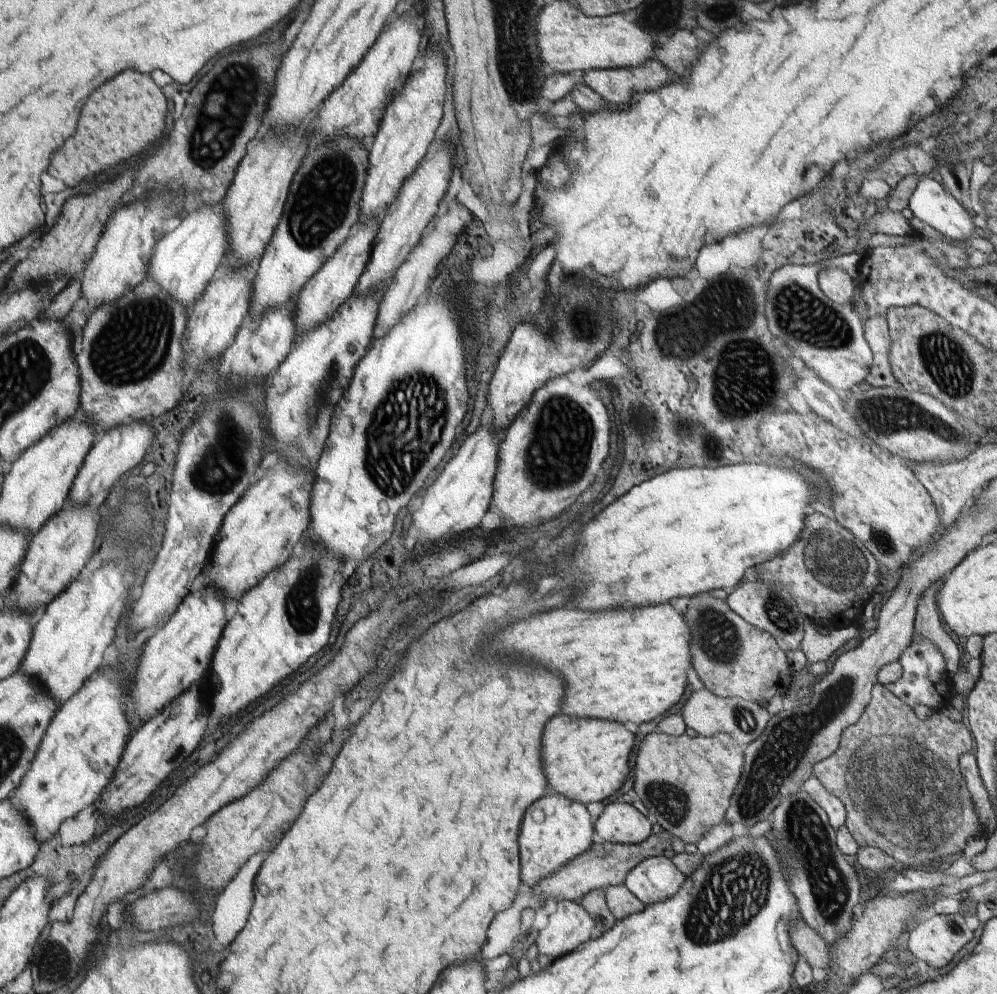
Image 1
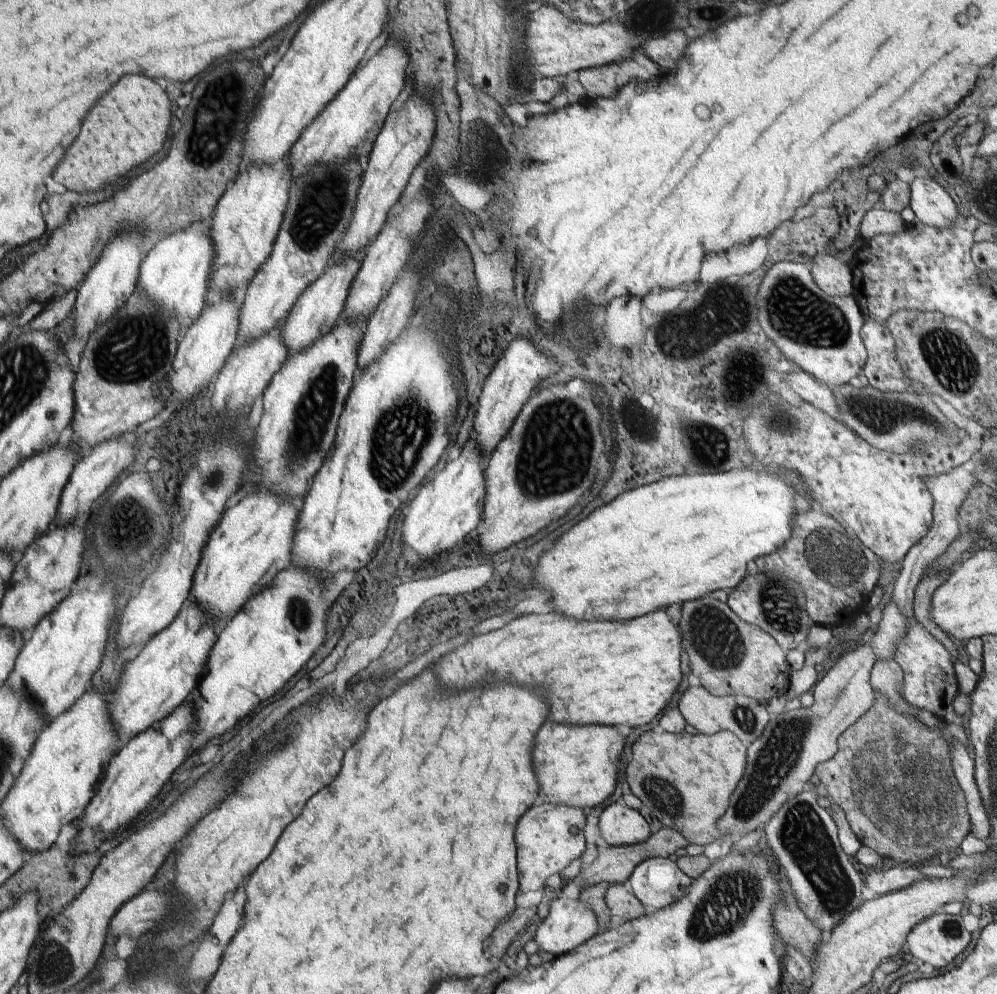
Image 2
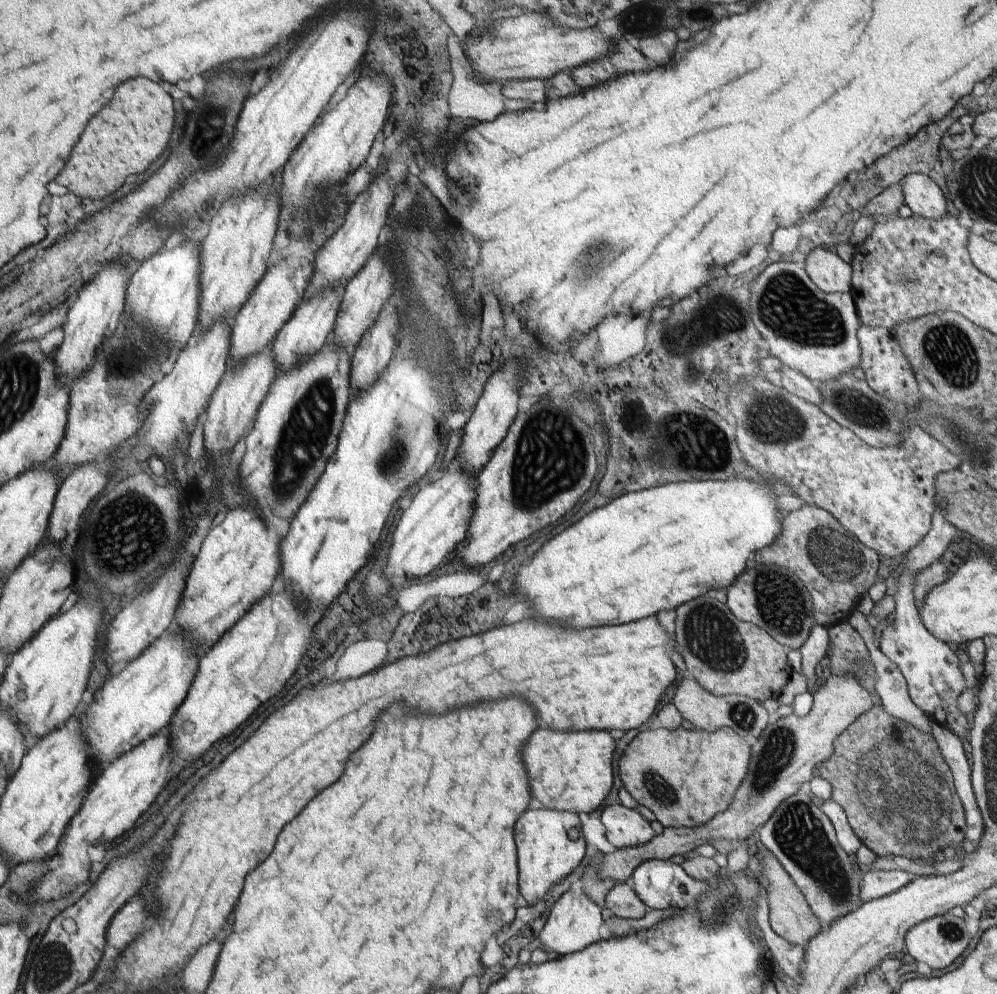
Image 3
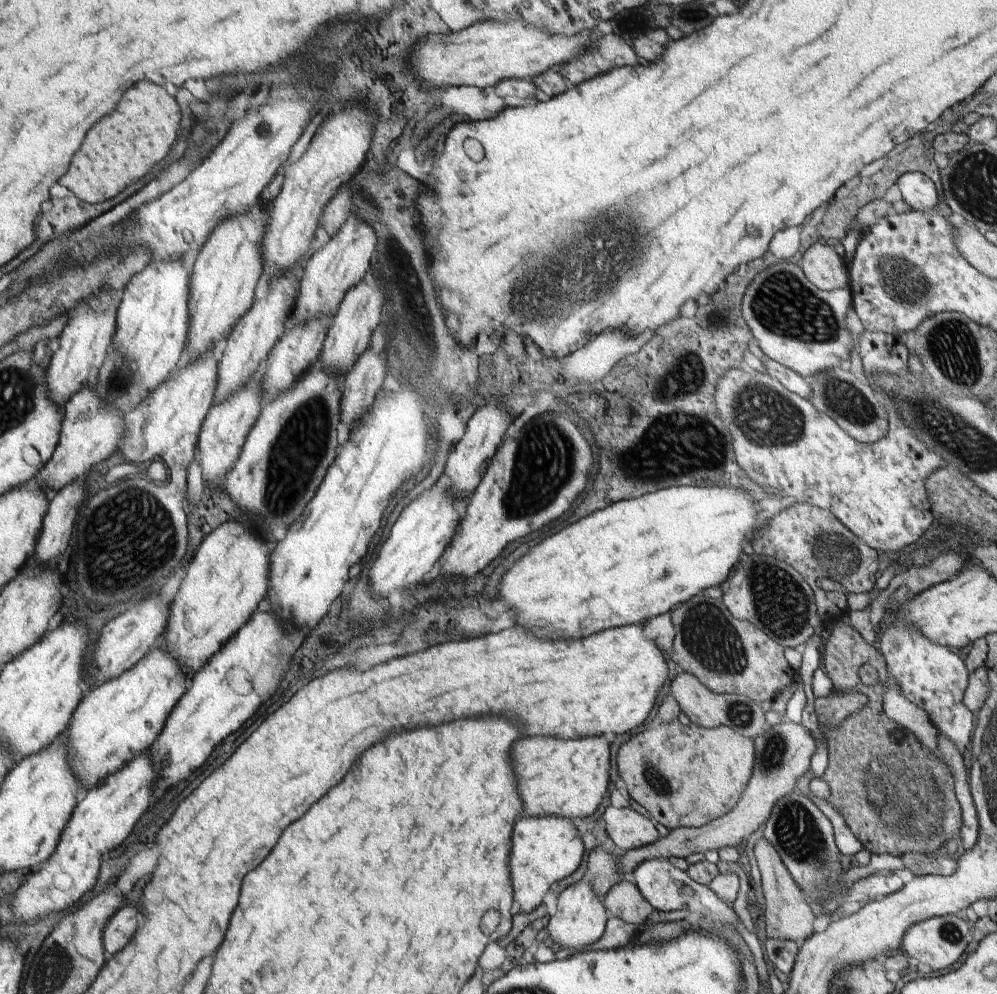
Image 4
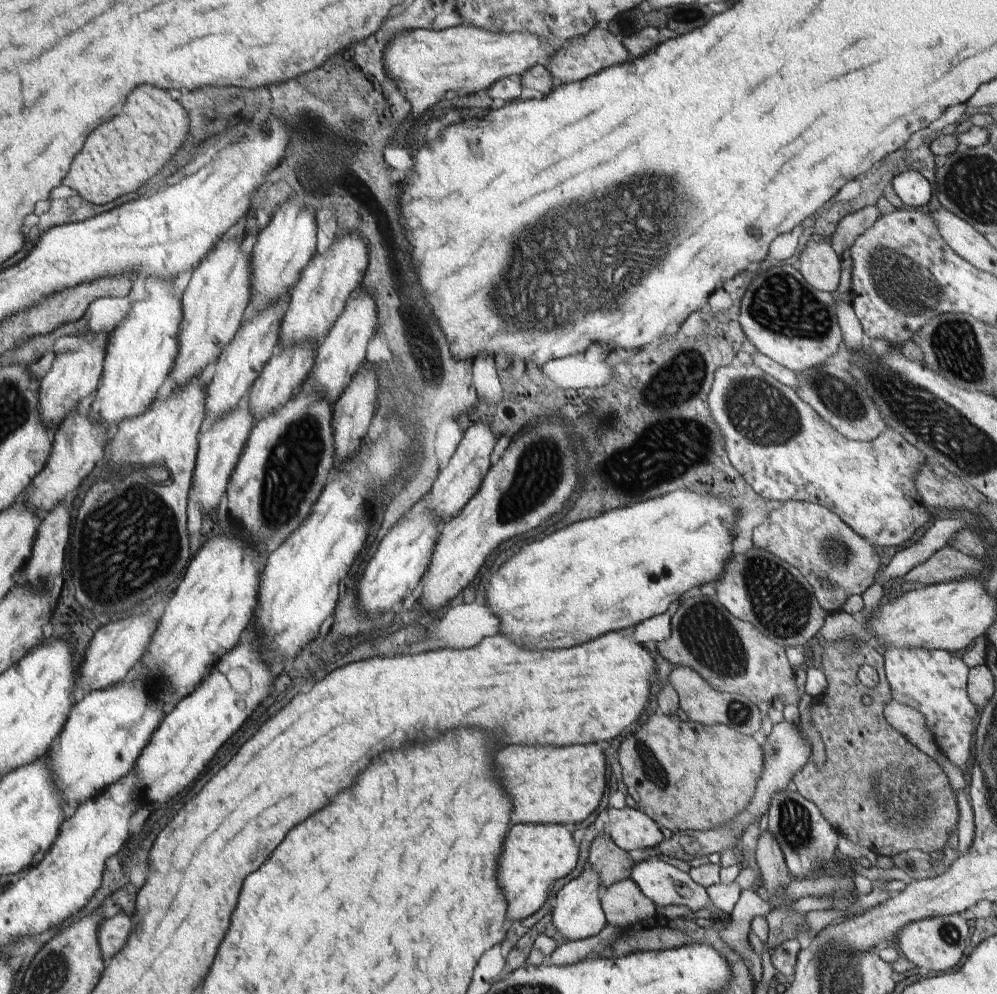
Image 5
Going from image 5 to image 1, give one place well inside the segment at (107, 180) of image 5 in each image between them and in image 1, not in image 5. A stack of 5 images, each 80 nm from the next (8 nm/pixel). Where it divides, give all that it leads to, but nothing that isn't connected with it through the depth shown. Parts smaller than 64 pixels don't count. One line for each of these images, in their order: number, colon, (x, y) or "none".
1: (125, 118)
2: (128, 127)
3: (130, 134)
4: (125, 145)

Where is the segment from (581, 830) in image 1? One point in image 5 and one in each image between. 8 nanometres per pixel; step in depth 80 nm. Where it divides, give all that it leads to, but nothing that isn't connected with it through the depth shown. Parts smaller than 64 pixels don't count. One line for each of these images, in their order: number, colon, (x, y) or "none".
2: (549, 837)
3: (550, 844)
4: (545, 850)
5: (532, 856)

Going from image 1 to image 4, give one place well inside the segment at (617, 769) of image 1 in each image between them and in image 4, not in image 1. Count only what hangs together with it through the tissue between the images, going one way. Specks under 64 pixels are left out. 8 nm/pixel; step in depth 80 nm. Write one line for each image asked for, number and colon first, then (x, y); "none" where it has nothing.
2: (576, 766)
3: (571, 771)
4: (555, 778)

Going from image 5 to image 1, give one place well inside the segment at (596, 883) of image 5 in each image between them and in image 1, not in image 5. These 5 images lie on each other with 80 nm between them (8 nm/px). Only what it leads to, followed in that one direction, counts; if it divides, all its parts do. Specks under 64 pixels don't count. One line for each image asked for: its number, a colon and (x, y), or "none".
1: (569, 925)
2: (570, 922)
3: (574, 923)
4: (580, 919)

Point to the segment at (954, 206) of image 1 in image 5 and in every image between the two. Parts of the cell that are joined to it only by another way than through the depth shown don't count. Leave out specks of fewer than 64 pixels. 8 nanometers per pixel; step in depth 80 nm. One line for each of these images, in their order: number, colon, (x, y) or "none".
2: (932, 205)
3: (922, 194)
4: (917, 189)
5: (912, 187)

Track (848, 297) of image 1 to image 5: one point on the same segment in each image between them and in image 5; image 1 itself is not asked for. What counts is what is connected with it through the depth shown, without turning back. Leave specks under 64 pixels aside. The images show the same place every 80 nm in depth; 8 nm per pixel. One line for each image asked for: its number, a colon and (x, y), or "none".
2: (832, 274)
3: (826, 269)
4: (823, 267)
5: (820, 266)

